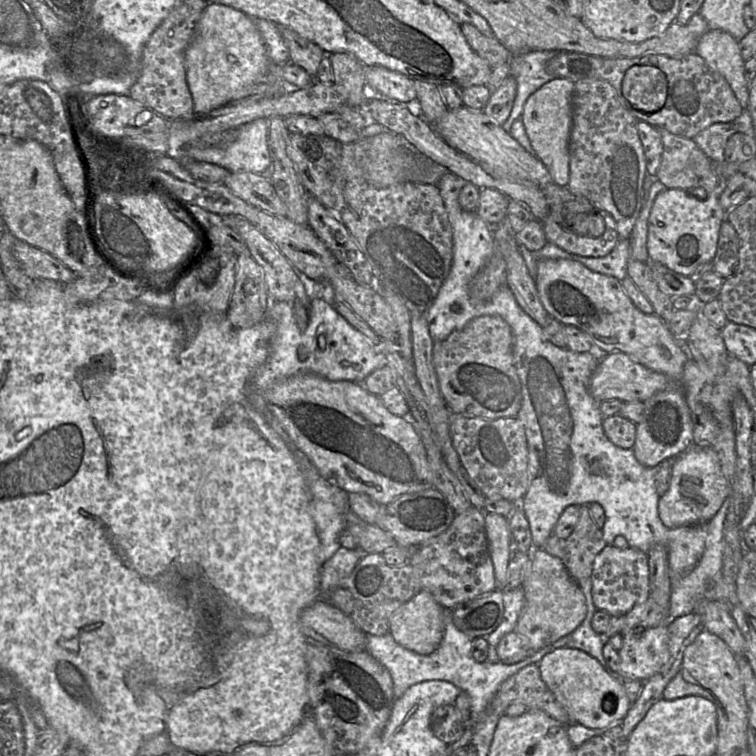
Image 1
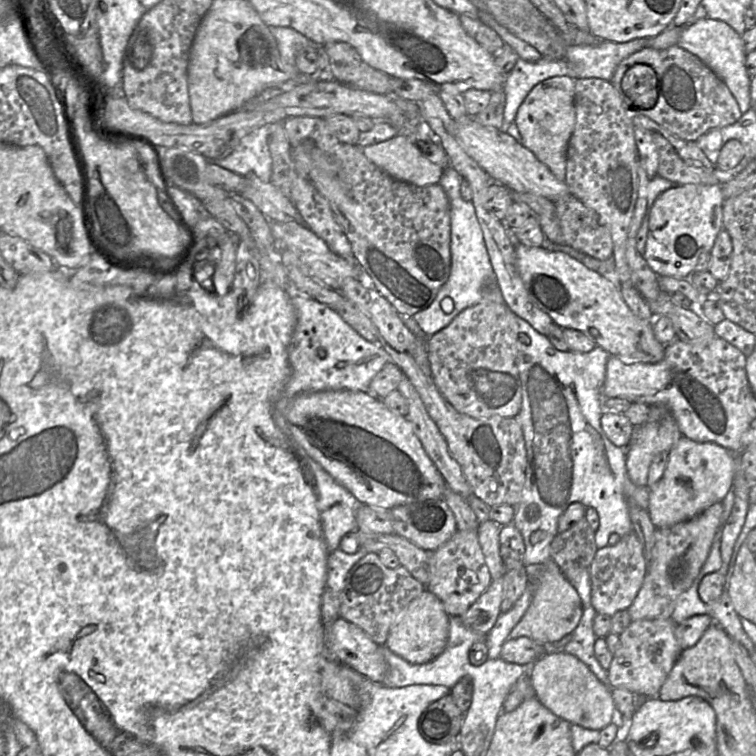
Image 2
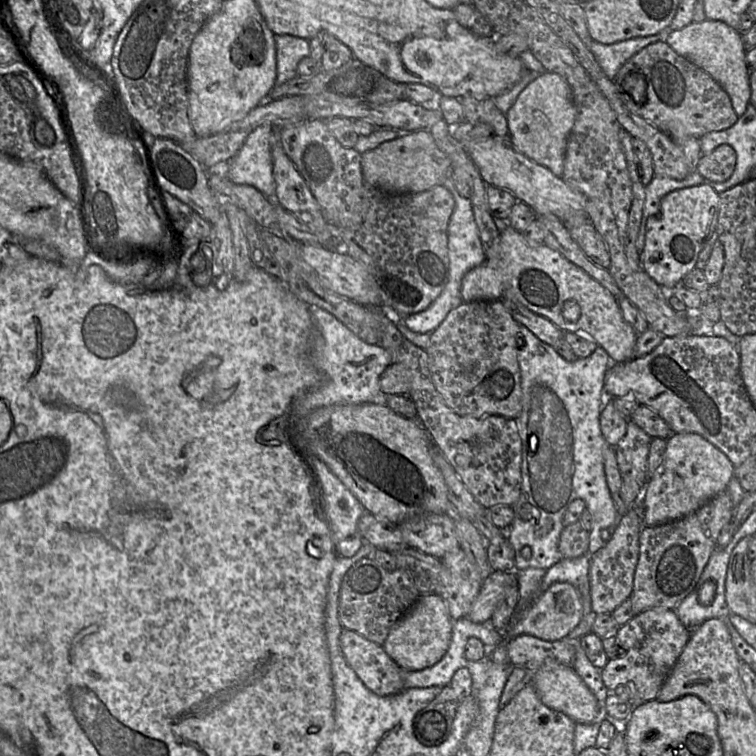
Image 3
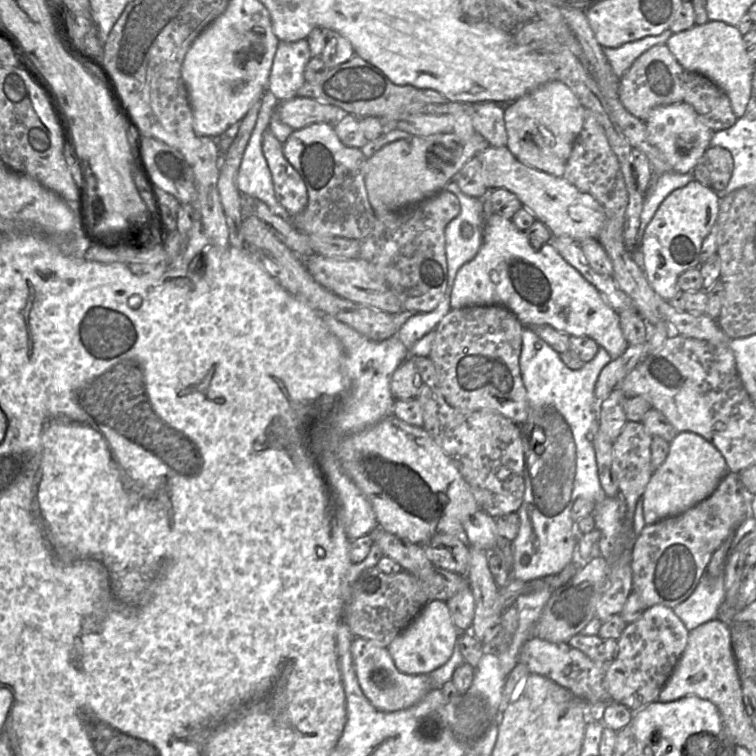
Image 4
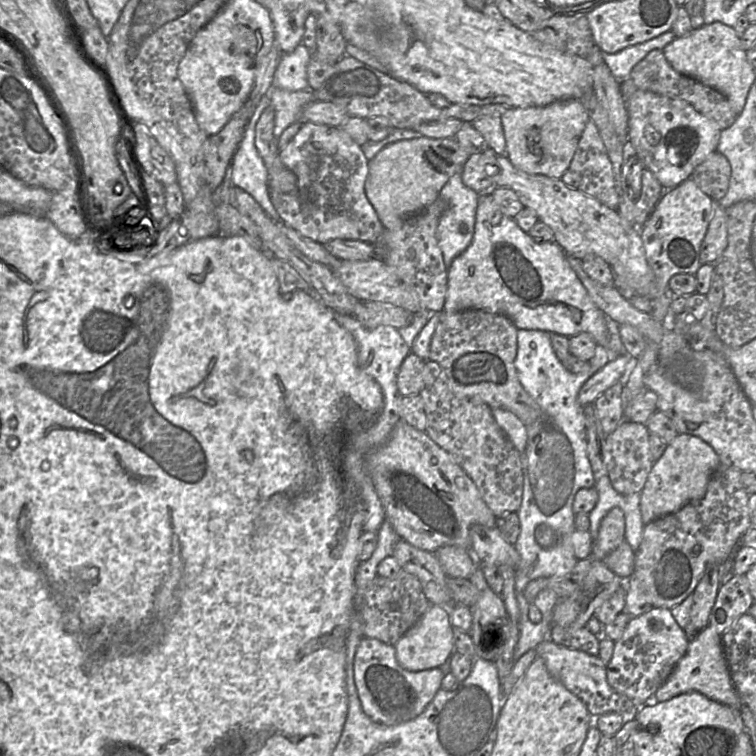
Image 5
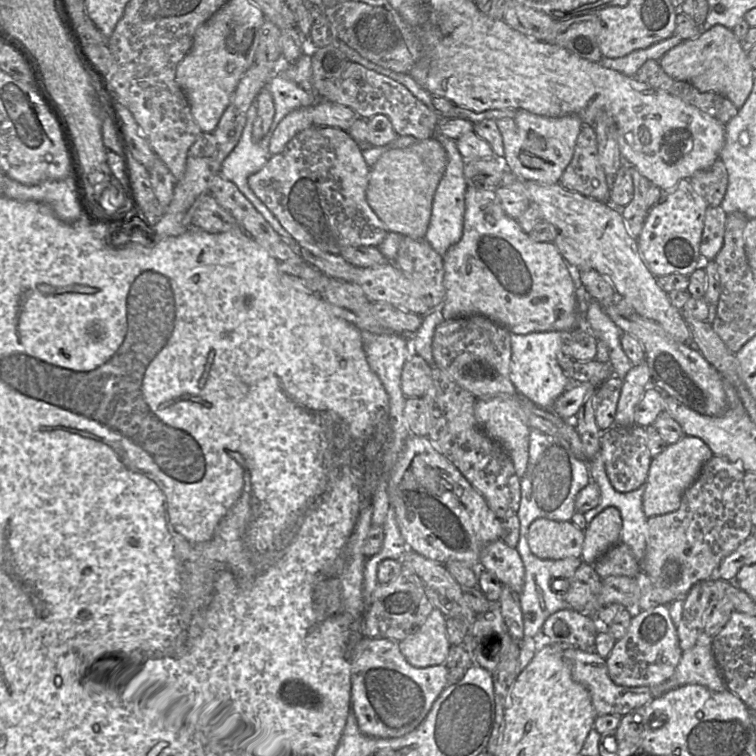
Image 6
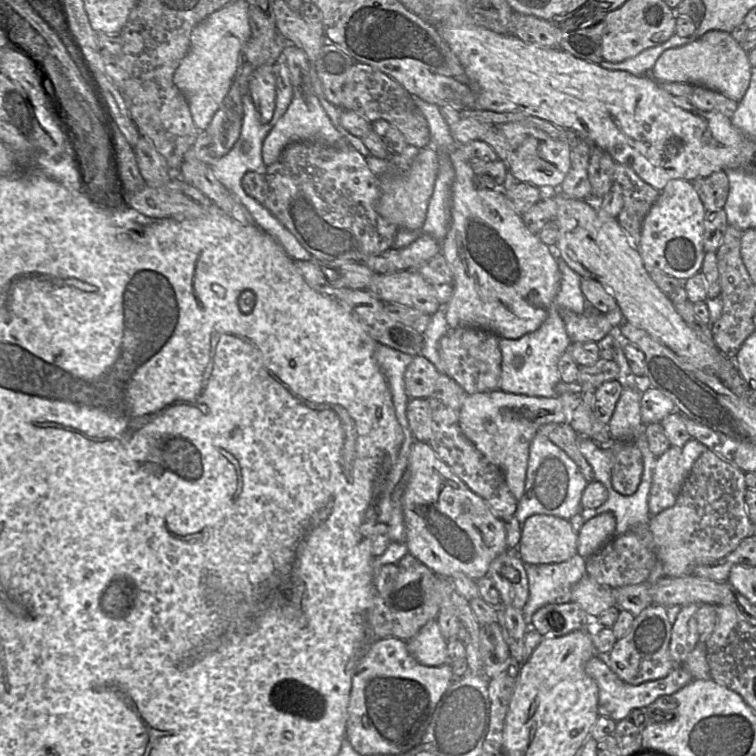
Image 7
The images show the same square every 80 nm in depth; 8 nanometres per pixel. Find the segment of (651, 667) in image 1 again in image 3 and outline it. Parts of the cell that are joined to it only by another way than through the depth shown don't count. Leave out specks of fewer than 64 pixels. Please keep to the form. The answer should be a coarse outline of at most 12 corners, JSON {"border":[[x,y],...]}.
{"border":[[672,609],[616,633],[601,671],[633,708],[656,699],[689,638]]}

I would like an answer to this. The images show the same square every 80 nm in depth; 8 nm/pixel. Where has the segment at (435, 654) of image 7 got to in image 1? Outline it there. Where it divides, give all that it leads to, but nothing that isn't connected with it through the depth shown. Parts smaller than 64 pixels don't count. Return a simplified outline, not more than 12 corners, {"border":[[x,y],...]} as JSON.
{"border":[[421,589],[391,615],[404,648],[431,654],[443,639],[443,609]]}

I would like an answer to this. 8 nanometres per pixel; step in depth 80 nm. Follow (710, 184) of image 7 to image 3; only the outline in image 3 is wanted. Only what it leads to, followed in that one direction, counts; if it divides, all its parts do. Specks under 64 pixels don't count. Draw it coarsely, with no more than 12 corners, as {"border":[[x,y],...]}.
{"border":[[721,144],[702,154],[695,171],[706,182],[721,183],[733,174],[734,148]]}

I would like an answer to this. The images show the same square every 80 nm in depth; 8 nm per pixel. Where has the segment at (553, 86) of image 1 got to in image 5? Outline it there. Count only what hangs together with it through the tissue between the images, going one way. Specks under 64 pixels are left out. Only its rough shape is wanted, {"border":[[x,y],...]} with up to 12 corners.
{"border":[[582,101],[507,108],[506,155],[561,179],[589,119]]}

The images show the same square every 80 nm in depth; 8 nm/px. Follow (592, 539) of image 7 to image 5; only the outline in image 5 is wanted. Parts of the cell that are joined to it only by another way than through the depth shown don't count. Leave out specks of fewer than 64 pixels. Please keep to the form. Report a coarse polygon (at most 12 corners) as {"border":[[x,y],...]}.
{"border":[[624,513],[601,521],[590,558],[602,561],[625,540]]}

